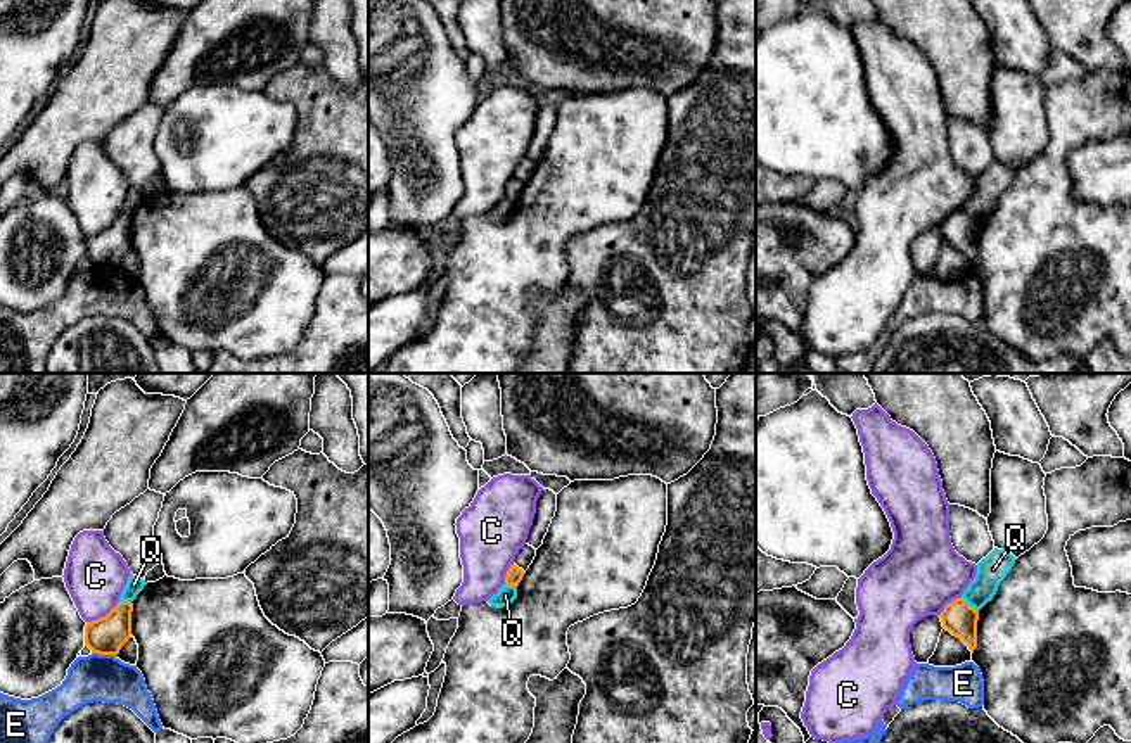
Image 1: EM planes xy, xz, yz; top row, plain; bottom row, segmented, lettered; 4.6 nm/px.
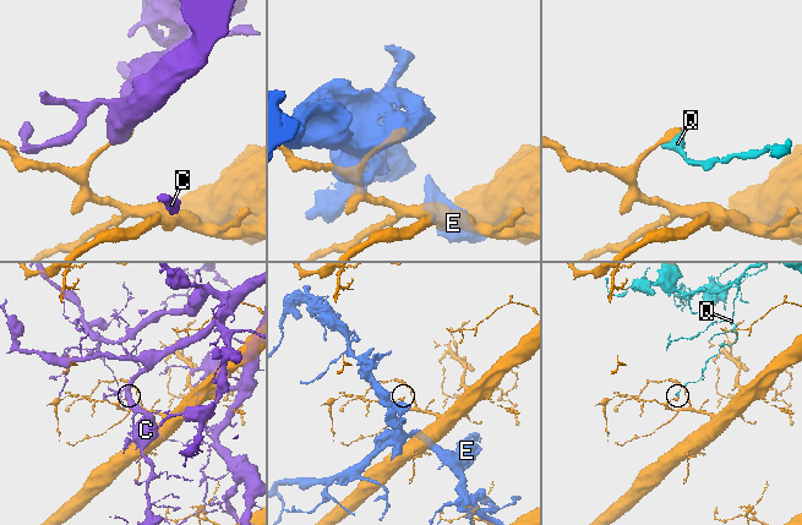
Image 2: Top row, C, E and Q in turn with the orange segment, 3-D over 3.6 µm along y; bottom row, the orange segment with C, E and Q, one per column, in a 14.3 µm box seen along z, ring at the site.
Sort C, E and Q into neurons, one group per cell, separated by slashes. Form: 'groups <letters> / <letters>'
groups C / E / Q

